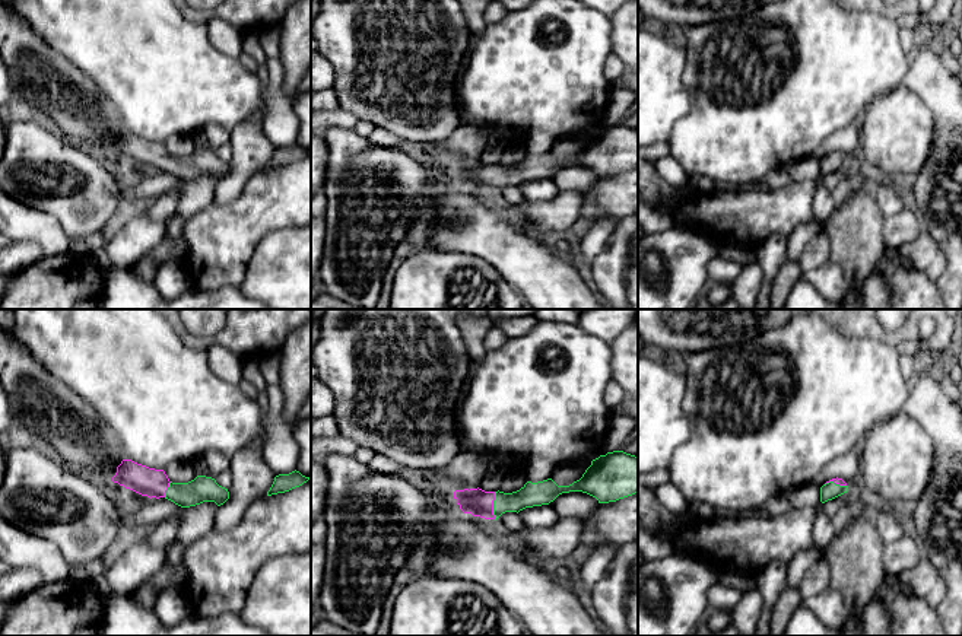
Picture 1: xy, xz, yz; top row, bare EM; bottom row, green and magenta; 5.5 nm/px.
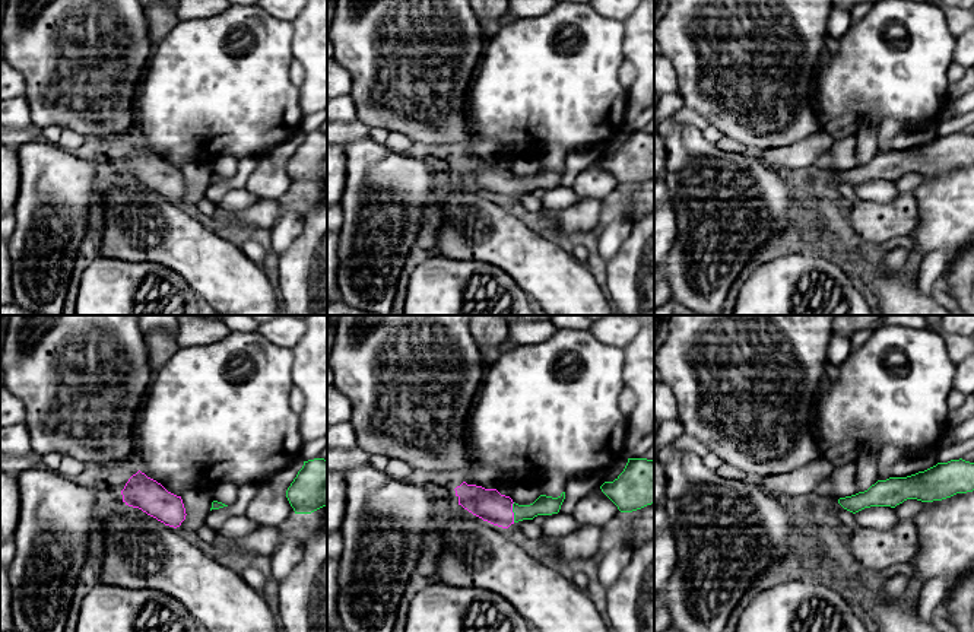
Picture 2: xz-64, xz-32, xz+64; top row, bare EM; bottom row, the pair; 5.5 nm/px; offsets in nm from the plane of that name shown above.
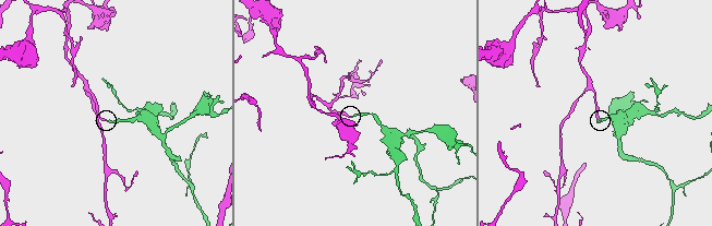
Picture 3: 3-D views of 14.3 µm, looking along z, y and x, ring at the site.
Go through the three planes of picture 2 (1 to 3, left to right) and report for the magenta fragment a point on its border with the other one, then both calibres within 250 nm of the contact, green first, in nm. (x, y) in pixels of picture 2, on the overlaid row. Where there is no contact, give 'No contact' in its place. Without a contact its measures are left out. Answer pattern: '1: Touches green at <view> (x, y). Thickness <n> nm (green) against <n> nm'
1: No contact
2: Touches green at xz-32 (513, 511). Thickness 110 nm (green) against 180 nm
3: No contact

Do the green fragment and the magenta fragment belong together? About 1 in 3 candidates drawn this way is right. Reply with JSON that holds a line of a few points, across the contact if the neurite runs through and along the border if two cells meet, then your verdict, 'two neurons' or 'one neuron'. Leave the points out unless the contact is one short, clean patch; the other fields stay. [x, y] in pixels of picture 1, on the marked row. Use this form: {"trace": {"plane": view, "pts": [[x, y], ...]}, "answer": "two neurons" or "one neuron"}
{"trace": {"plane": "xz", "pts": [[537, 493], [494, 505], [478, 502]]}, "answer": "one neuron"}

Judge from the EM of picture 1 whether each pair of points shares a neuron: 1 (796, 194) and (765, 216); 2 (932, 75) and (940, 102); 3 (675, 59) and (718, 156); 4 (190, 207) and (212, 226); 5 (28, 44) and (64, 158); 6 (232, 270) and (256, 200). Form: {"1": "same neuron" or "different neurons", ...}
{"1": "same neuron", "2": "same neuron", "3": "different neurons", "4": "different neurons", "5": "different neurons", "6": "same neuron"}

